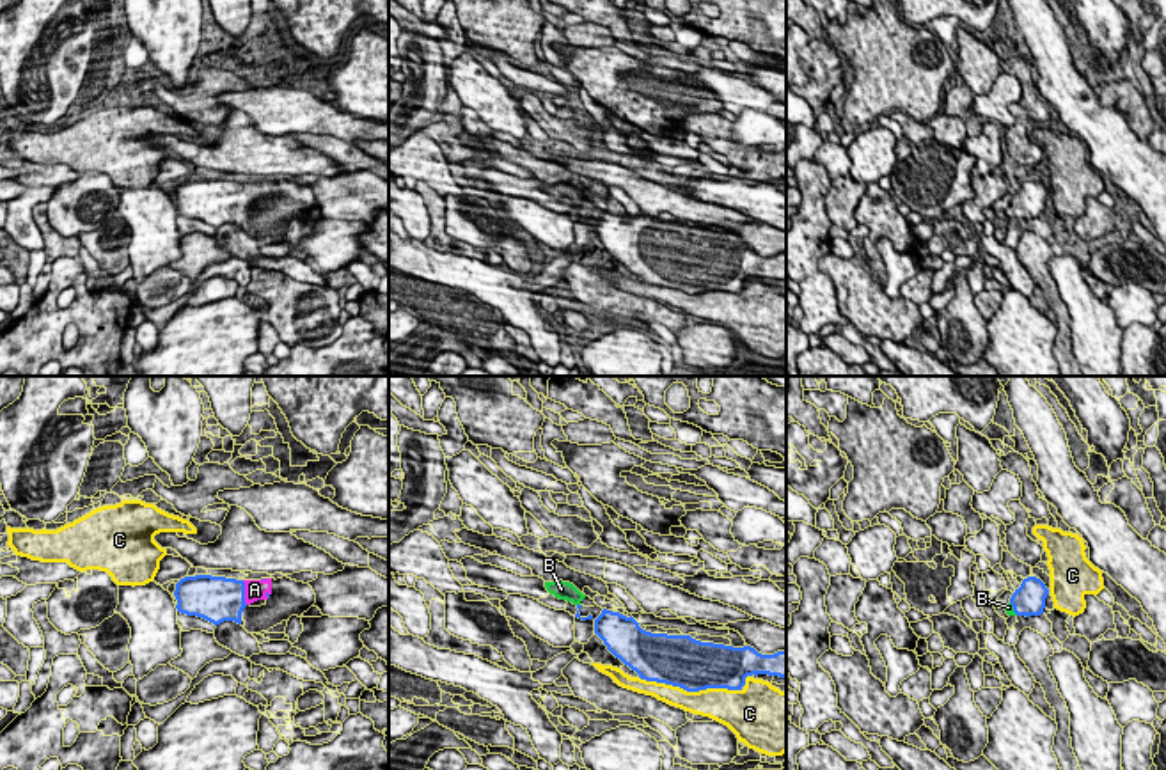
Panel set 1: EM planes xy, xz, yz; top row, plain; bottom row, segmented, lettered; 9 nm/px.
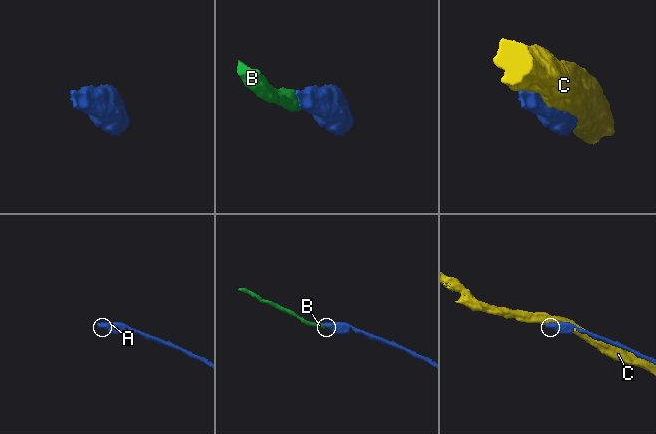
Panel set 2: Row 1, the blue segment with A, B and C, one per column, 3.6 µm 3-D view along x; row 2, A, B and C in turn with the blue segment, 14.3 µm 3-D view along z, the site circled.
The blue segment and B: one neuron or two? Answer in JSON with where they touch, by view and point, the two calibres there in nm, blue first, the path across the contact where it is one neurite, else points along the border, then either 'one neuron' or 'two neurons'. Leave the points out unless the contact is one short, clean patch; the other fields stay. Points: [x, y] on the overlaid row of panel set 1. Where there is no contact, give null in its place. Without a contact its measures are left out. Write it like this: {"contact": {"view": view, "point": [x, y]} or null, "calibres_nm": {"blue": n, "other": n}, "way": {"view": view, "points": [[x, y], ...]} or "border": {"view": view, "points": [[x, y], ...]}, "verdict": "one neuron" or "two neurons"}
{"contact": {"view": "yz", "point": [1014, 609]}, "calibres_nm": {"blue": 280, "other": 70}, "verdict": "one neuron"}

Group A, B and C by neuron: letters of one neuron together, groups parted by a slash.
A B / C

